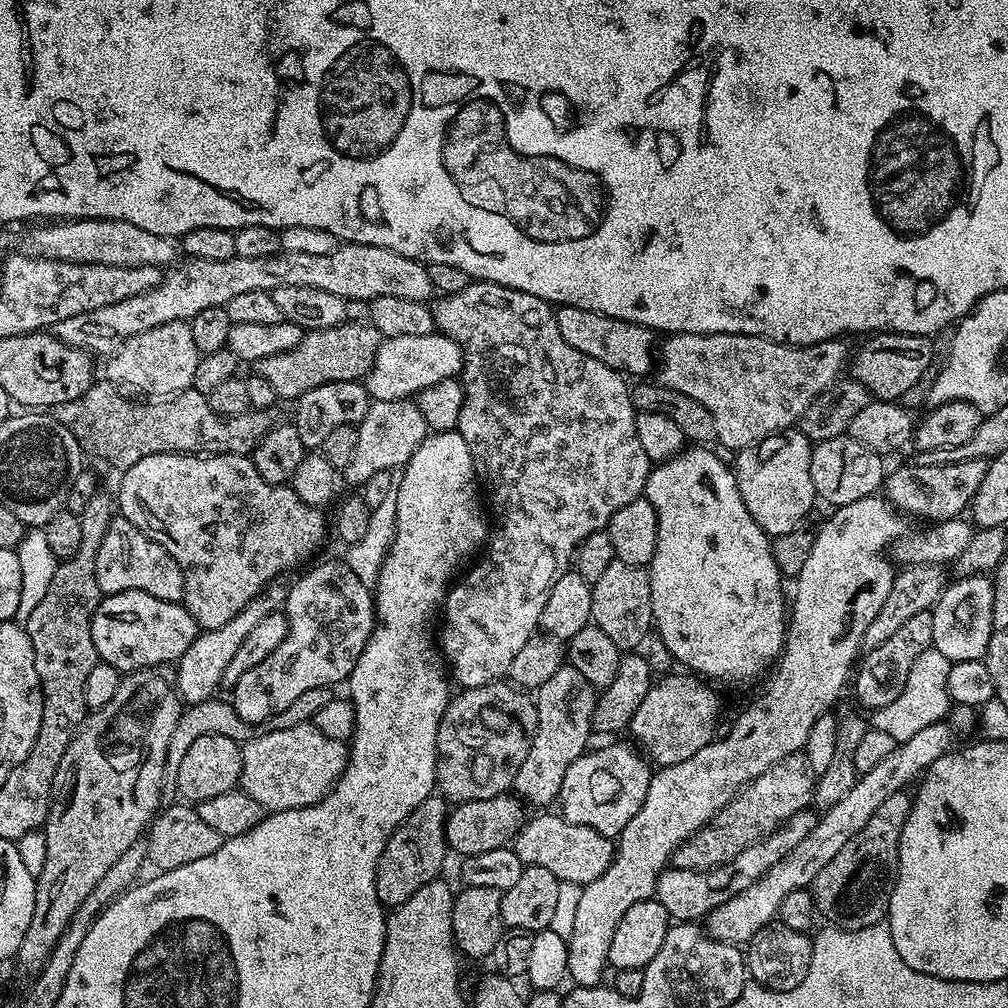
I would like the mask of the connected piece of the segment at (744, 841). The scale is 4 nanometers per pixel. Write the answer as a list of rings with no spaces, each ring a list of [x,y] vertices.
[[[803,751],[782,758],[782,762],[770,766],[770,770],[741,788],[707,826],[699,828],[689,840],[682,842],[671,863],[677,868],[705,872],[730,862],[742,854],[746,846],[765,840],[771,832],[776,832],[787,820],[794,818],[794,814],[805,811],[813,803],[817,779],[817,773],[813,772]]]

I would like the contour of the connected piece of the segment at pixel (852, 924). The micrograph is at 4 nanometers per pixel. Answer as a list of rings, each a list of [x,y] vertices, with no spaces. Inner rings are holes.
[[[907,791],[895,792],[870,814],[870,822],[830,858],[818,878],[810,886],[817,913],[825,916],[829,925],[850,930],[862,930],[866,926],[881,923],[887,917],[888,903],[896,885],[896,873],[900,870],[900,839],[902,826],[910,818],[912,796]]]

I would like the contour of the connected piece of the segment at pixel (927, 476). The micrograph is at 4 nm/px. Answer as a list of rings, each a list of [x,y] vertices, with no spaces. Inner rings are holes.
[[[967,460],[957,464],[934,466],[922,466],[919,462],[904,464],[901,468],[896,468],[893,472],[891,469],[887,473],[882,492],[893,508],[909,517],[921,516],[922,519],[928,520],[927,522],[954,520],[963,513],[960,512],[963,508],[965,511],[971,505],[988,465],[989,461],[986,460]]]

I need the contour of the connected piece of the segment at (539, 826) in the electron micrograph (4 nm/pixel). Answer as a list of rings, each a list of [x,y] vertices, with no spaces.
[[[555,815],[536,816],[533,820],[531,817],[525,823],[514,841],[518,858],[522,858],[525,866],[542,866],[542,870],[550,870],[554,878],[581,886],[606,874],[614,855],[613,841],[598,834],[598,830],[590,830],[590,826],[572,824],[563,815]]]

